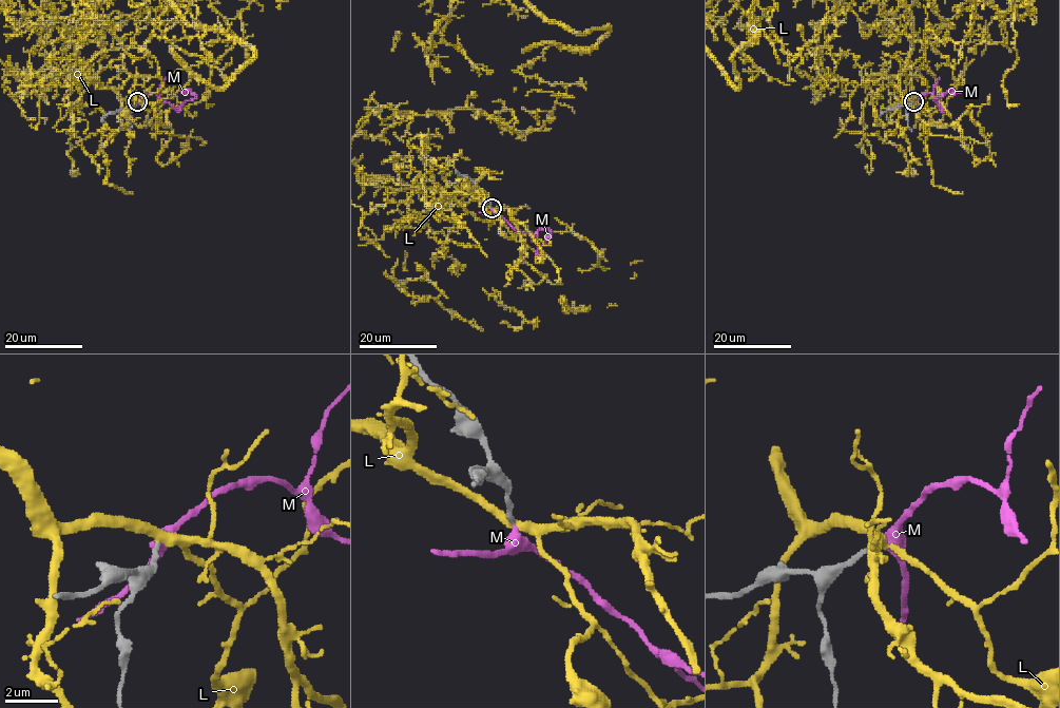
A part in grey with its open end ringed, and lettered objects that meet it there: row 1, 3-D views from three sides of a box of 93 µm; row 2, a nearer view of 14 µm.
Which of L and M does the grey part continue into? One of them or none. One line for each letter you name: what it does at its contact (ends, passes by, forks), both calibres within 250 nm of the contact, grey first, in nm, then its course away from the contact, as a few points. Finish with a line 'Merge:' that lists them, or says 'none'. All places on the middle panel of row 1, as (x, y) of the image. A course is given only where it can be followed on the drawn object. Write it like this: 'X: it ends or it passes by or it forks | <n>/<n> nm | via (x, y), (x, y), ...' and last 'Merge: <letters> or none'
M: it passes by | 170/320 nm | via (490, 209), (530, 234), (548, 229), (550, 236), (537, 254)
Merge: M

